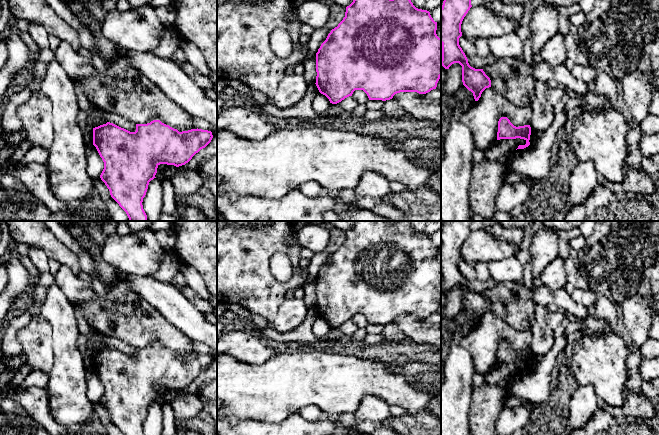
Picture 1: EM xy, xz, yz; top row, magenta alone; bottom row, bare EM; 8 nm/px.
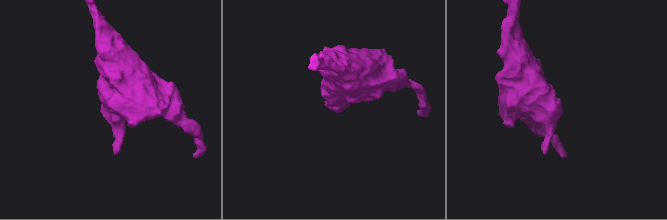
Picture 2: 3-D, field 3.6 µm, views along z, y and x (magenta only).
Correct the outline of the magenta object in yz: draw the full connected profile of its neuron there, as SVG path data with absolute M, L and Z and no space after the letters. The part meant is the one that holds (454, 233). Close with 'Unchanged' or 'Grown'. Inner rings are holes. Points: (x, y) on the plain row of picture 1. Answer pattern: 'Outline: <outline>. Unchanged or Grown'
Outline: M445 221L441 231L441 289L445 293L454 287L462 290L463 309L473 317L478 325L482 316L491 311L491 304L483 293L475 293L468 287L468 283L459 269L462 260L461 248L472 231L473 221Z. Unchanged

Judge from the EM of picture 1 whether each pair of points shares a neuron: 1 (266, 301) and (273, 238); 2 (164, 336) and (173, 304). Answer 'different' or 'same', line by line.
1: same
2: different

